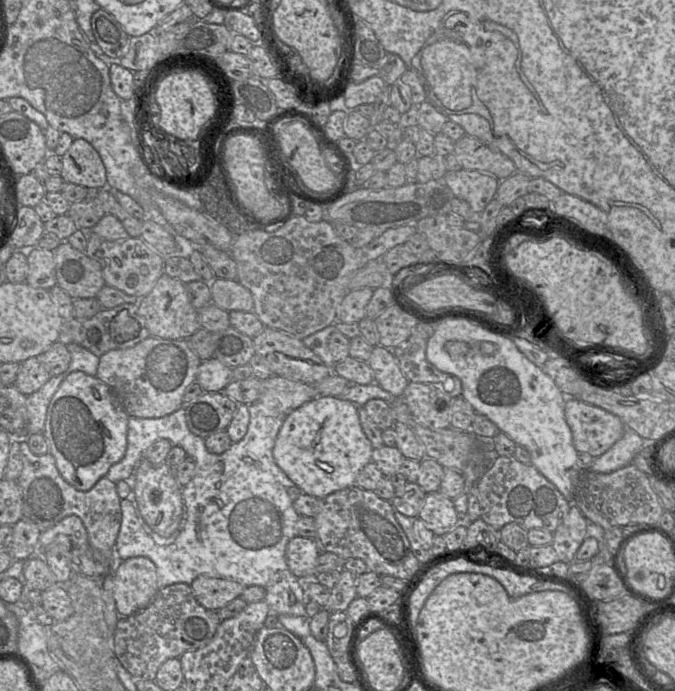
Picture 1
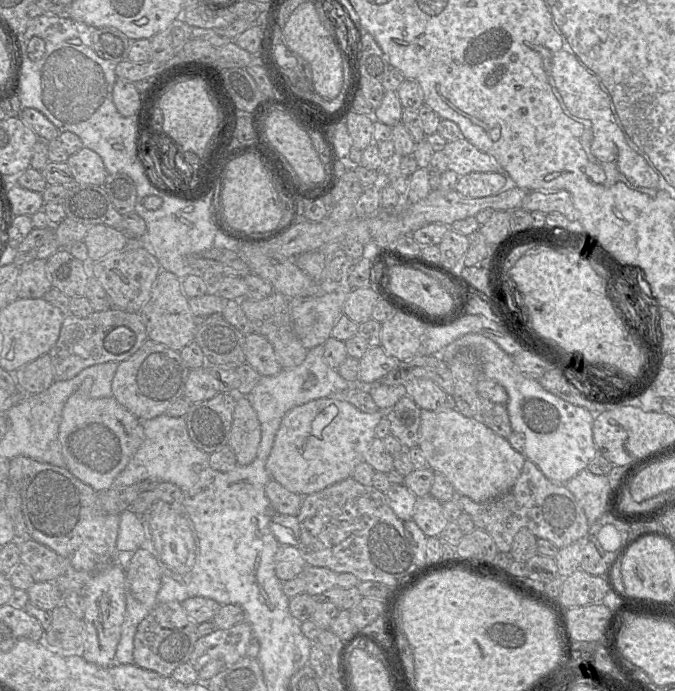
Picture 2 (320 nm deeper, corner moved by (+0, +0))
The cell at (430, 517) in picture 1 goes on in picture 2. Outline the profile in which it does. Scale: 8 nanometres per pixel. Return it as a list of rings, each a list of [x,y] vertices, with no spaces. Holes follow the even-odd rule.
[[[431,495],[417,500],[412,518],[426,536],[439,536],[449,523],[443,503]]]

